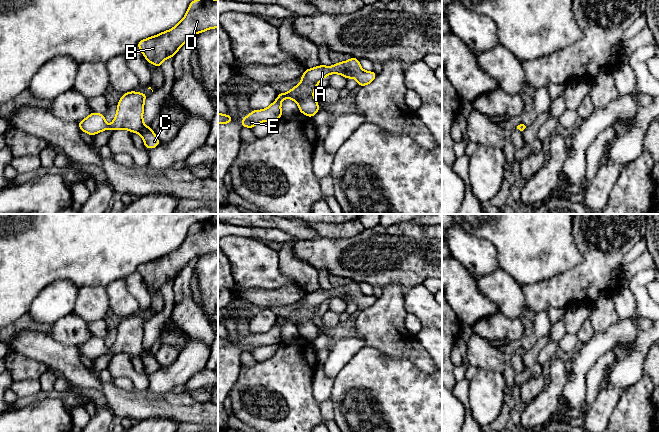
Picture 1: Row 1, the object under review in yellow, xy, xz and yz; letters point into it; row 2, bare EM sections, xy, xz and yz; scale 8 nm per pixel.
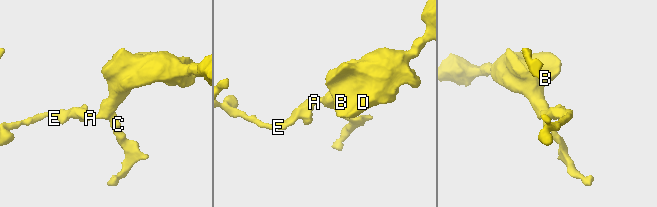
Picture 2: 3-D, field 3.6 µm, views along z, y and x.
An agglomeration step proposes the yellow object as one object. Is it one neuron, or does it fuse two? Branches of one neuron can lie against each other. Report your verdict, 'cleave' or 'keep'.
keep

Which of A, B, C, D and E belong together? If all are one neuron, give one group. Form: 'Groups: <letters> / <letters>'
Groups: A B C D E

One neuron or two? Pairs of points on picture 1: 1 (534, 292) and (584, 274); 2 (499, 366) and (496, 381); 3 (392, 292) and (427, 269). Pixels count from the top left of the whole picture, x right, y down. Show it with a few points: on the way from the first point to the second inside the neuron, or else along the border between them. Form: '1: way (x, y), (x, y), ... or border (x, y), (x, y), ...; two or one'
1: way (546, 292), (560, 292), (572, 286); one
2: border (478, 368), (501, 373); two
3: border (382, 288), (391, 284), (397, 284), (403, 293); two

